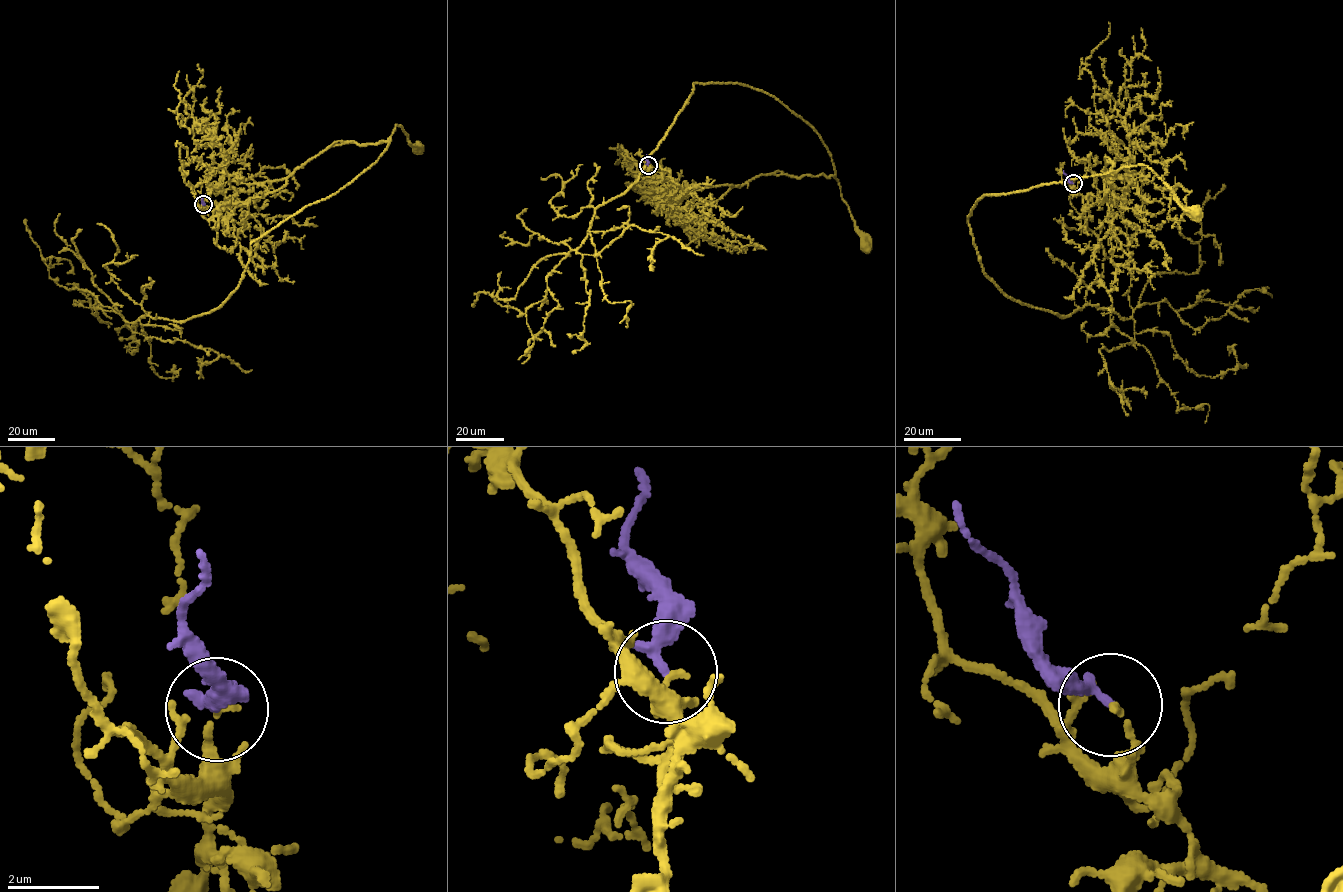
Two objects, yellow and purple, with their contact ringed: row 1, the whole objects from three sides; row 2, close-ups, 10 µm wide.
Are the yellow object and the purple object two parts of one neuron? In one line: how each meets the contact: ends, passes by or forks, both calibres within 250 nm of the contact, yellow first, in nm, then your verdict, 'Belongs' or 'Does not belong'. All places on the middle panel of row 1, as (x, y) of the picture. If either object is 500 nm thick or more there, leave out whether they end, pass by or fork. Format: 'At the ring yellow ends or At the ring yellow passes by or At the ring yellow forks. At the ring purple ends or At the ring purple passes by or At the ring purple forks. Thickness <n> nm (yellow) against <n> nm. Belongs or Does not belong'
At the ring yellow ends. At the ring purple ends. Thickness 120 nm (yellow) against 280 nm. Does not belong

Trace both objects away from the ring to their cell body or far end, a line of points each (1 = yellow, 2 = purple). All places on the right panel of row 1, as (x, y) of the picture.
1: (1073, 183), (1085, 207), (1090, 194), (1108, 191), (1111, 202), (1106, 162), (1114, 174), (1147, 166), (1196, 214)
2: (1073, 183), (1063, 170)

